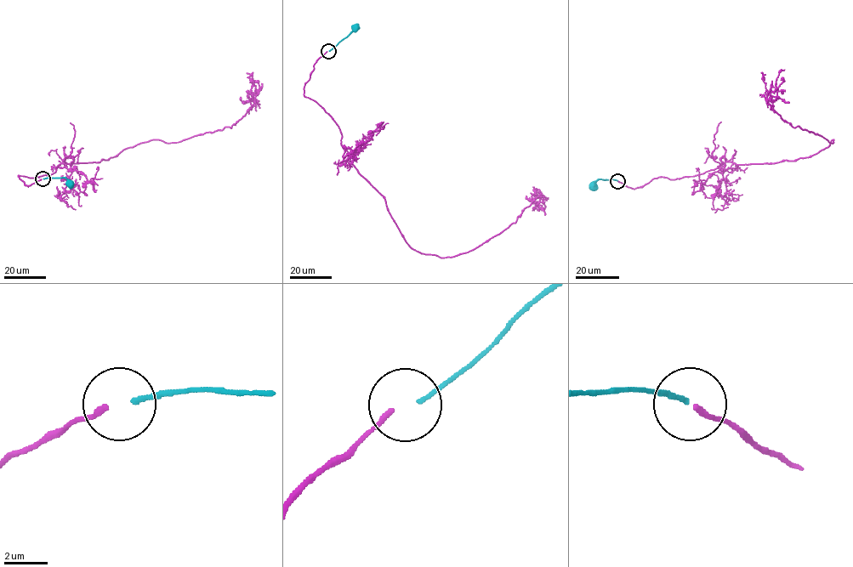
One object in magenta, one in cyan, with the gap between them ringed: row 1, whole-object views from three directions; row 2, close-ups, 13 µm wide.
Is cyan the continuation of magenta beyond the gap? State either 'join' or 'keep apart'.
join

